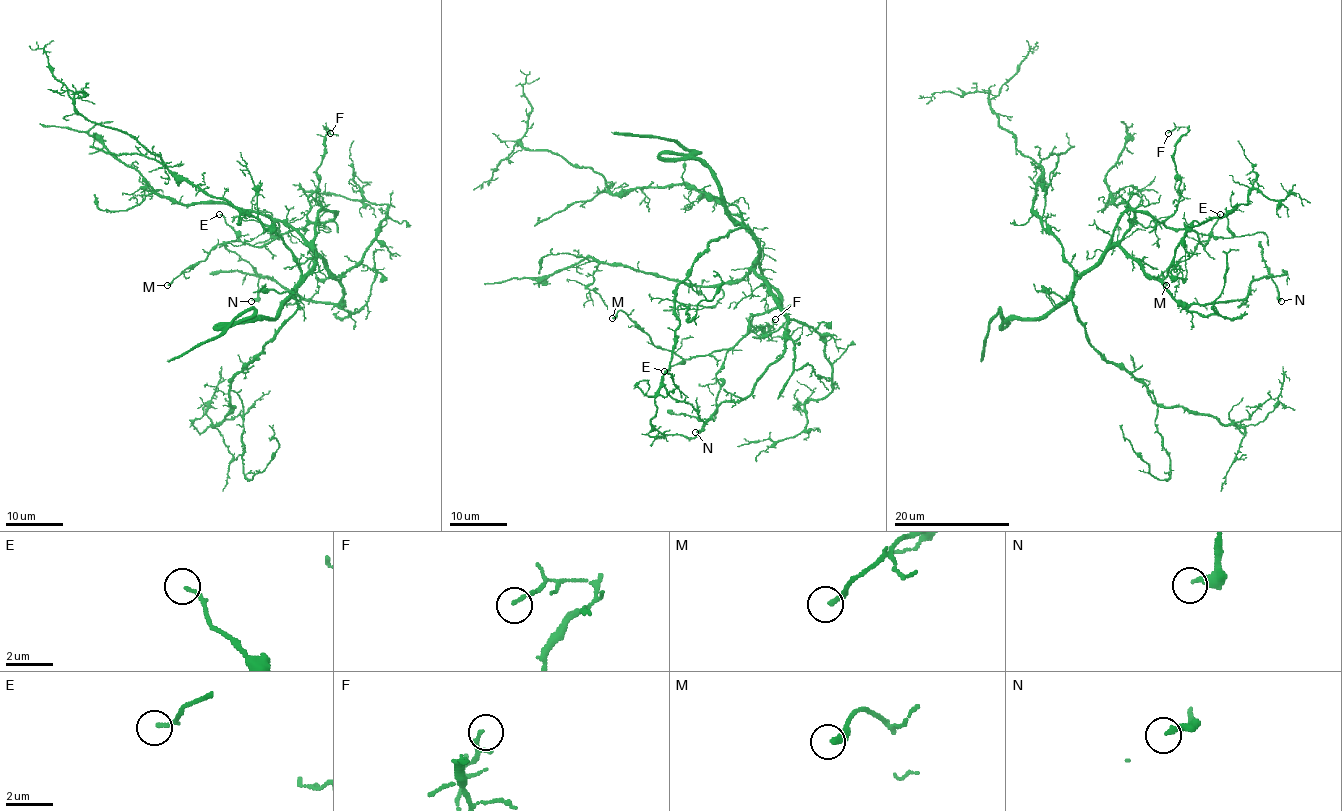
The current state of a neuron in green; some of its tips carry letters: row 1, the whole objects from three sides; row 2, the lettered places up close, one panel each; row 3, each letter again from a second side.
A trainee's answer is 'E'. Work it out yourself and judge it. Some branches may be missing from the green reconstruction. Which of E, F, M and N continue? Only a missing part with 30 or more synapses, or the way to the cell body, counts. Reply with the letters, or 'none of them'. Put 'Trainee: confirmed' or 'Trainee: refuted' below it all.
none of them
Trainee: refuted

